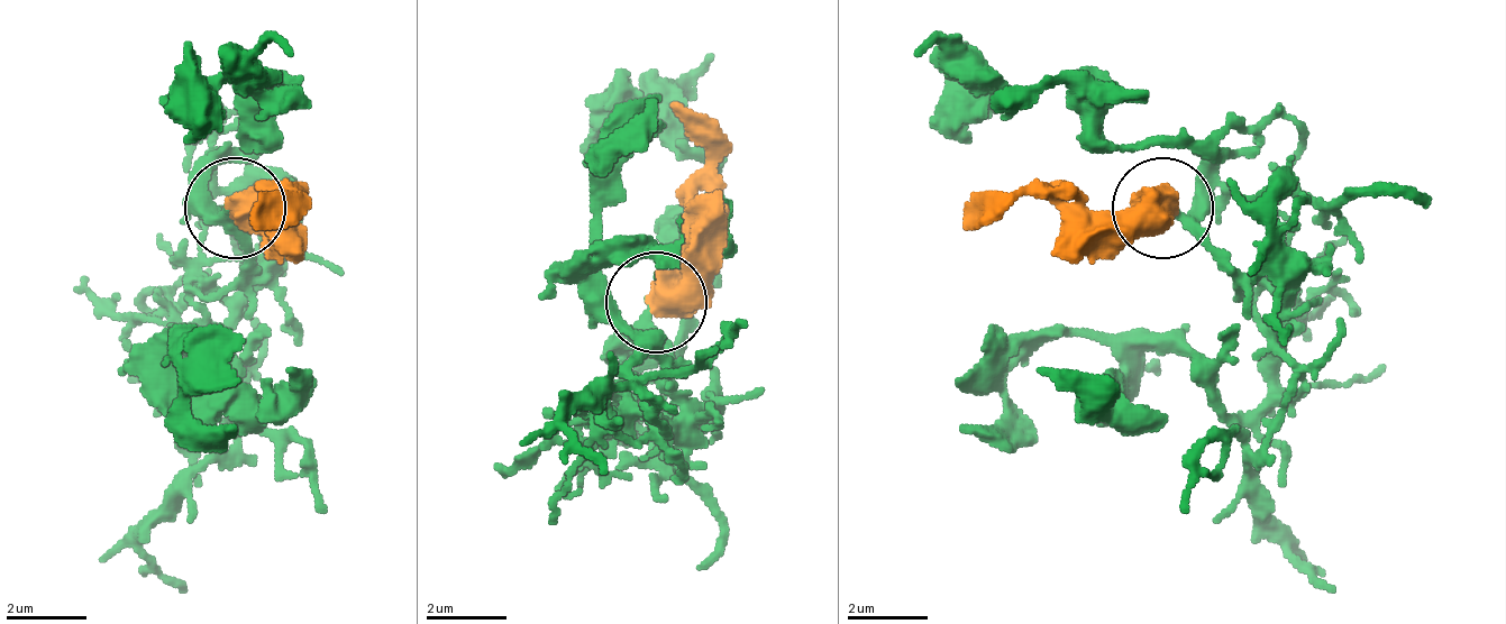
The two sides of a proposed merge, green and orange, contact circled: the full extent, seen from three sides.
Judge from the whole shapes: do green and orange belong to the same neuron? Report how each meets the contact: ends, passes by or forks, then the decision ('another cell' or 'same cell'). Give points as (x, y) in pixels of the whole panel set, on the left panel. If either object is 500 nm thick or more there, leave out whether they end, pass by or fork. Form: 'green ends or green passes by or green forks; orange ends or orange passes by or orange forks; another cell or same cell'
same cell

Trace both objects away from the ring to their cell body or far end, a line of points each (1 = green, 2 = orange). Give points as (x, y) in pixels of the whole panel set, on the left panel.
1: (238, 205), (248, 296), (258, 337), (238, 357), (188, 347), (178, 337), (188, 377), (188, 407), (238, 428)
2: (238, 205), (258, 216), (289, 195), (248, 226)

